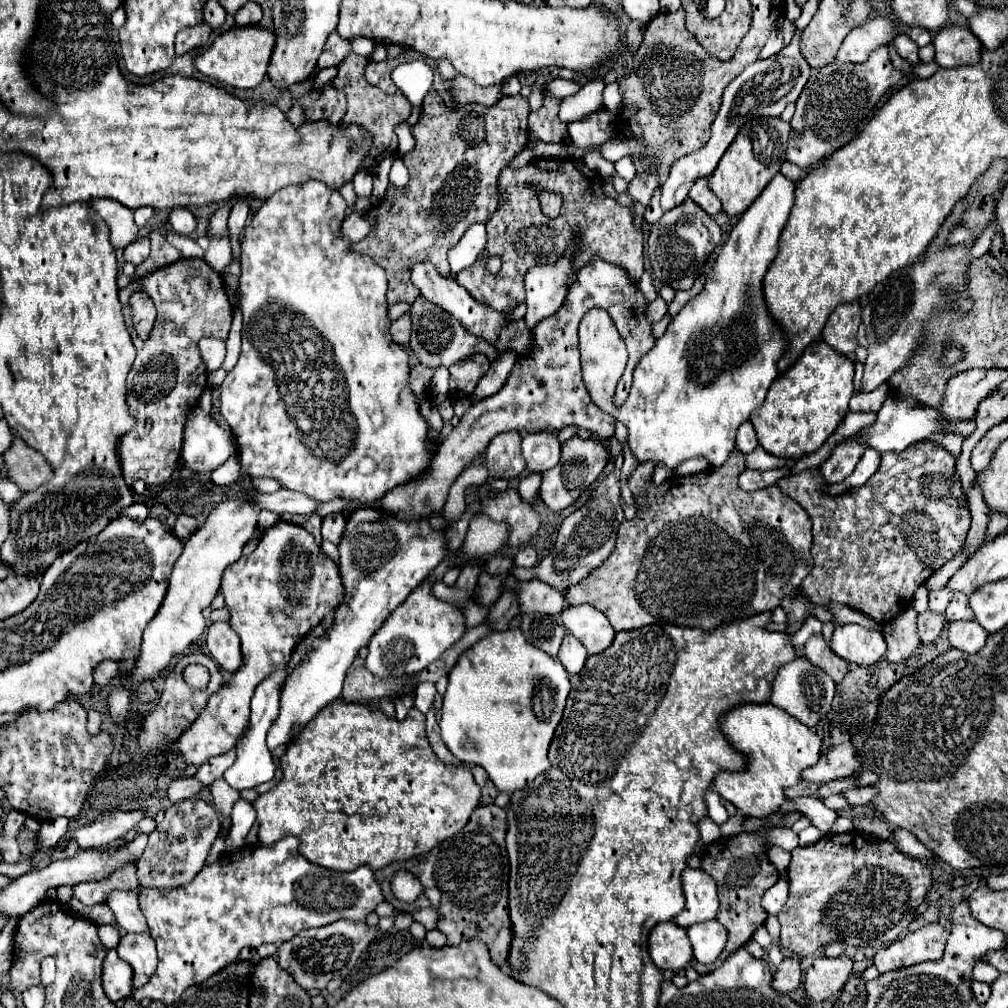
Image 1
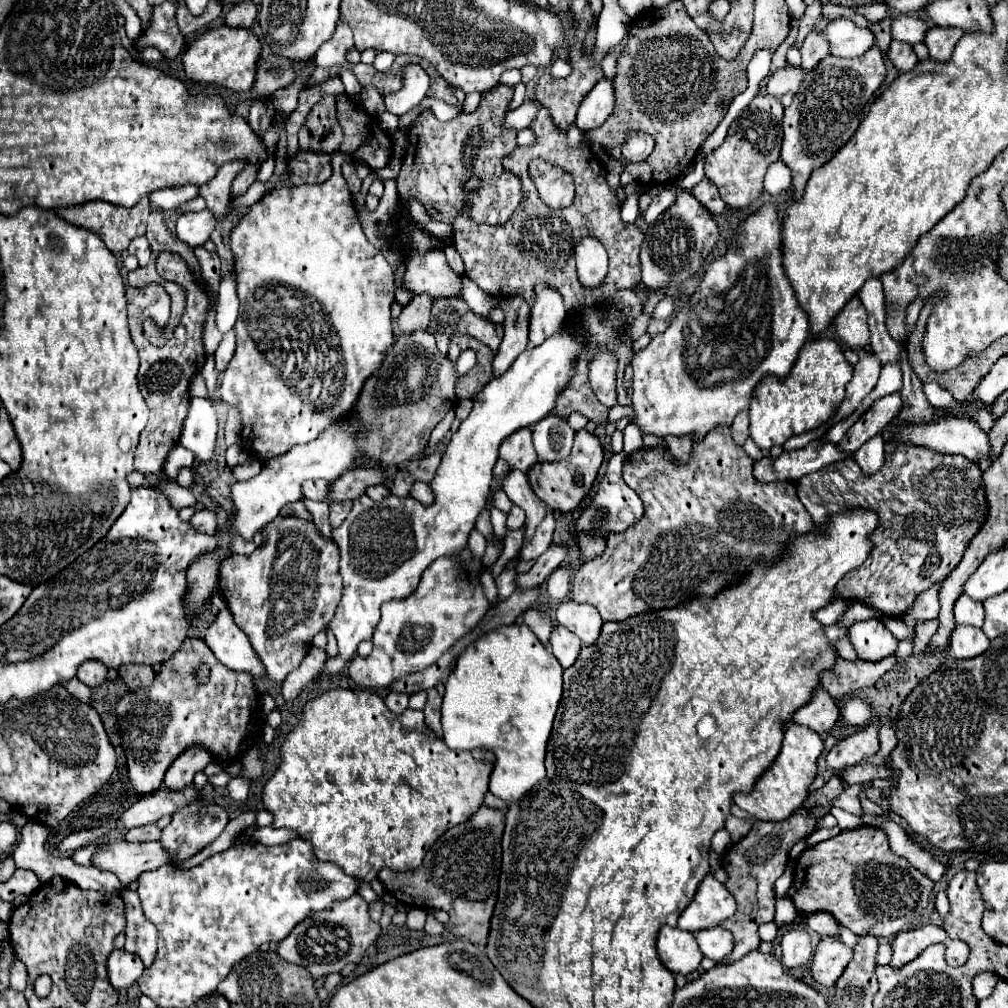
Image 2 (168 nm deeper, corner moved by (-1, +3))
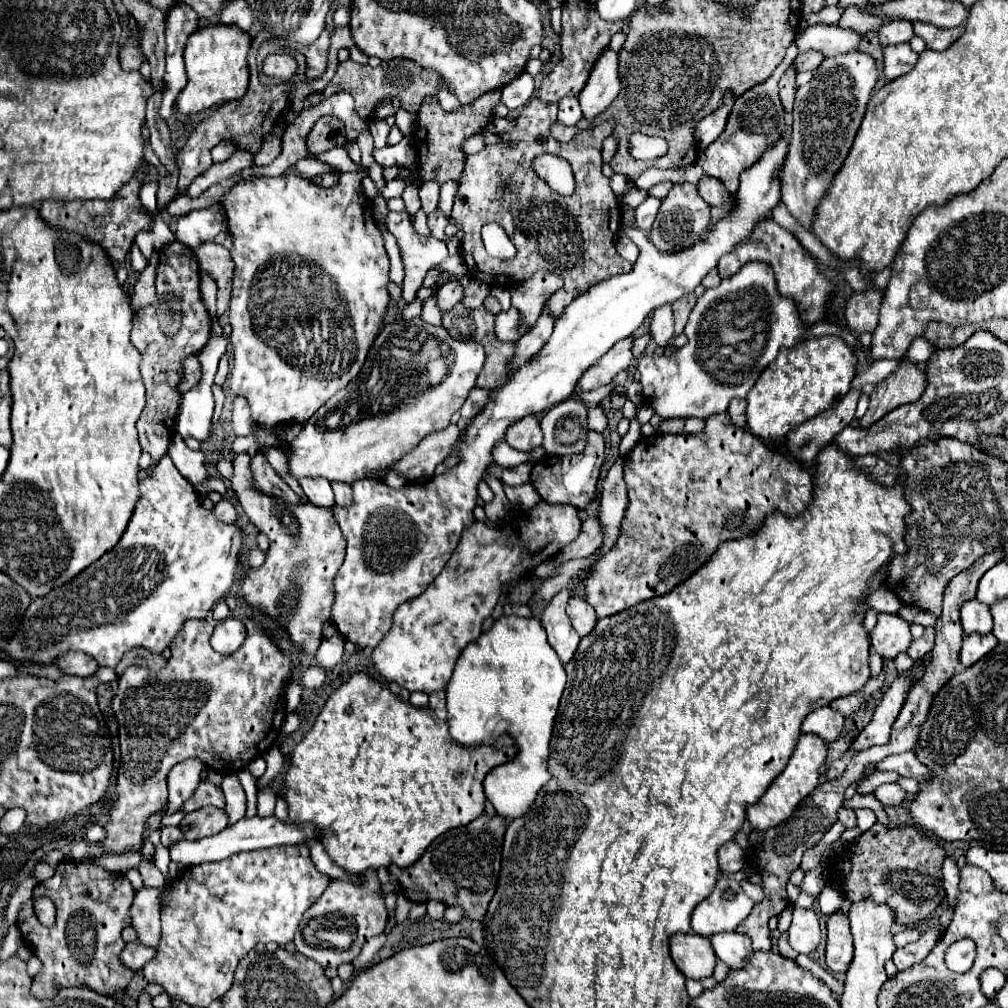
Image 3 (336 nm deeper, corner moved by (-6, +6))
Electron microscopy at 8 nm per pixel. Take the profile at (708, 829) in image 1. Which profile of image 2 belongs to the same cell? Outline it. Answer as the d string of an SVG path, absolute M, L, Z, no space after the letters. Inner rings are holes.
M718 830L714 834L714 838L712 838L712 850L716 854L724 854L728 846L730 846L730 834L728 834L728 830Z

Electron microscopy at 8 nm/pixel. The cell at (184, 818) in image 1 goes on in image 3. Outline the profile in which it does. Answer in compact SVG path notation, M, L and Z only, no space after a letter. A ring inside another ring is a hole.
M203 807L199 811L187 813L181 821L181 831L185 835L185 839L189 841L197 841L209 835L215 835L219 831L223 831L227 827L227 815L223 809L215 809L215 807Z

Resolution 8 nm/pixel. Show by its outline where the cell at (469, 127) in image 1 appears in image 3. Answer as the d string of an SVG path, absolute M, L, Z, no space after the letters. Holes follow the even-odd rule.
M499 89L489 91L487 95L481 95L479 99L475 99L475 103L461 105L455 111L441 109L441 105L435 99L423 101L423 107L419 109L419 123L417 123L417 129L413 131L423 179L439 179L439 183L445 183L447 179L459 181L465 167L465 153L459 149L459 145L467 137L483 131L483 127L491 121L493 105L499 103L499 95L501 95Z

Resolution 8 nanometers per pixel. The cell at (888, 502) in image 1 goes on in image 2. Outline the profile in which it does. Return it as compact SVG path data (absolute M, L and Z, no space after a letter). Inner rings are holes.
M890 444L886 450L886 462L882 470L872 476L860 472L860 466L852 458L844 458L836 464L830 464L814 474L802 476L796 482L796 492L800 502L806 506L814 520L814 530L824 532L824 526L830 520L830 512L848 512L856 508L866 508L878 514L878 528L872 538L872 554L866 558L862 566L846 574L838 586L834 588L832 600L858 600L874 610L888 610L888 604L912 604L916 594L930 588L940 578L948 576L966 550L970 538L978 532L982 522L986 520L988 508L982 492L980 468L962 456L938 454L924 446L896 446Z

